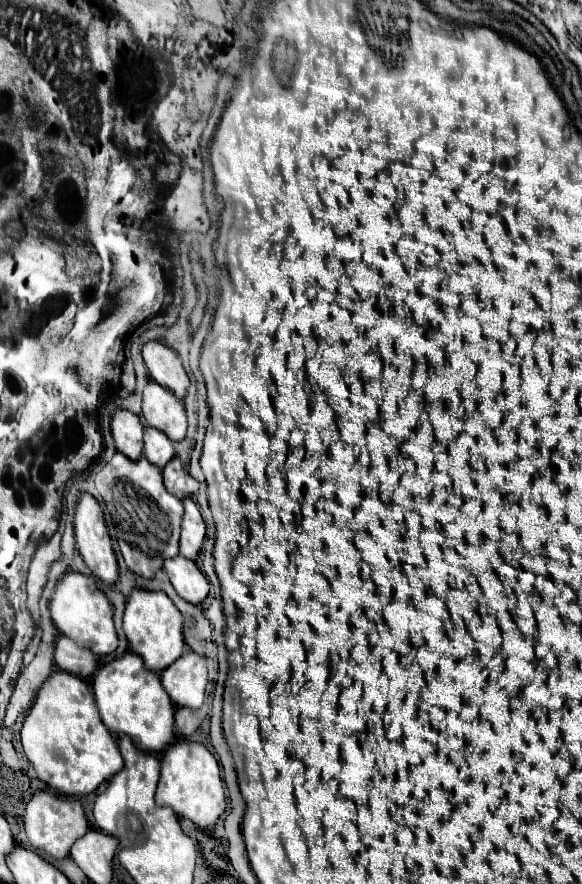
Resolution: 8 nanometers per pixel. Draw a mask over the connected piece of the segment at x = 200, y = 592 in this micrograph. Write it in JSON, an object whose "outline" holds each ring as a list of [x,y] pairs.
{"outline":[[[178,555],[174,559],[166,559],[164,569],[166,569],[176,593],[182,599],[186,599],[188,603],[194,603],[194,605],[198,605],[200,601],[206,599],[208,581],[192,559],[186,559],[182,555]]]}

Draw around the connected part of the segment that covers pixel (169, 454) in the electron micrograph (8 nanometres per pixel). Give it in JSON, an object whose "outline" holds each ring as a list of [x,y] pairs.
{"outline":[[[146,427],[146,431],[144,431],[144,457],[152,465],[162,469],[174,457],[174,443],[160,429]]]}

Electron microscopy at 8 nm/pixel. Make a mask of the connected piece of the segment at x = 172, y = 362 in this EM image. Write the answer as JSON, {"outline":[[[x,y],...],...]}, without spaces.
{"outline":[[[148,341],[144,345],[144,361],[150,377],[156,379],[156,383],[170,389],[178,399],[186,395],[190,379],[182,367],[182,361],[168,345],[162,341]]]}

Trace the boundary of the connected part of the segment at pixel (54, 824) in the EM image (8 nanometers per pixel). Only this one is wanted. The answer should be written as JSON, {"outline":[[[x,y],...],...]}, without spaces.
{"outline":[[[36,791],[28,805],[26,805],[26,811],[24,811],[24,827],[26,827],[26,835],[32,843],[34,849],[42,849],[46,851],[48,855],[56,857],[56,859],[62,859],[68,855],[72,843],[76,839],[80,839],[82,835],[88,833],[88,821],[84,817],[84,809],[82,809],[82,803],[78,799],[74,799],[74,807],[70,807],[70,801],[62,799],[60,795],[52,793],[52,791]]]}

